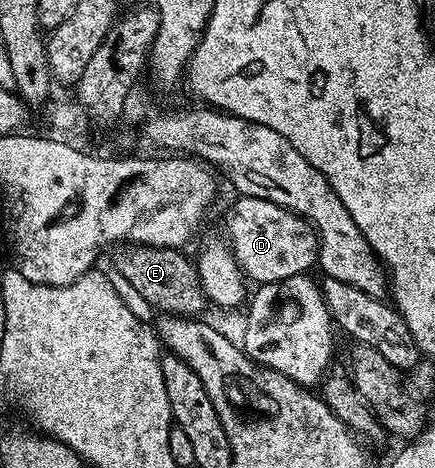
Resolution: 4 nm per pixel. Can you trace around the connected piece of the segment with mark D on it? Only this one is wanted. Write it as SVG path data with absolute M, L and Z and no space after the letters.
M245 195L236 200L223 219L223 231L231 256L250 282L281 283L289 277L308 274L310 267L318 264L319 235L307 220L261 197Z

